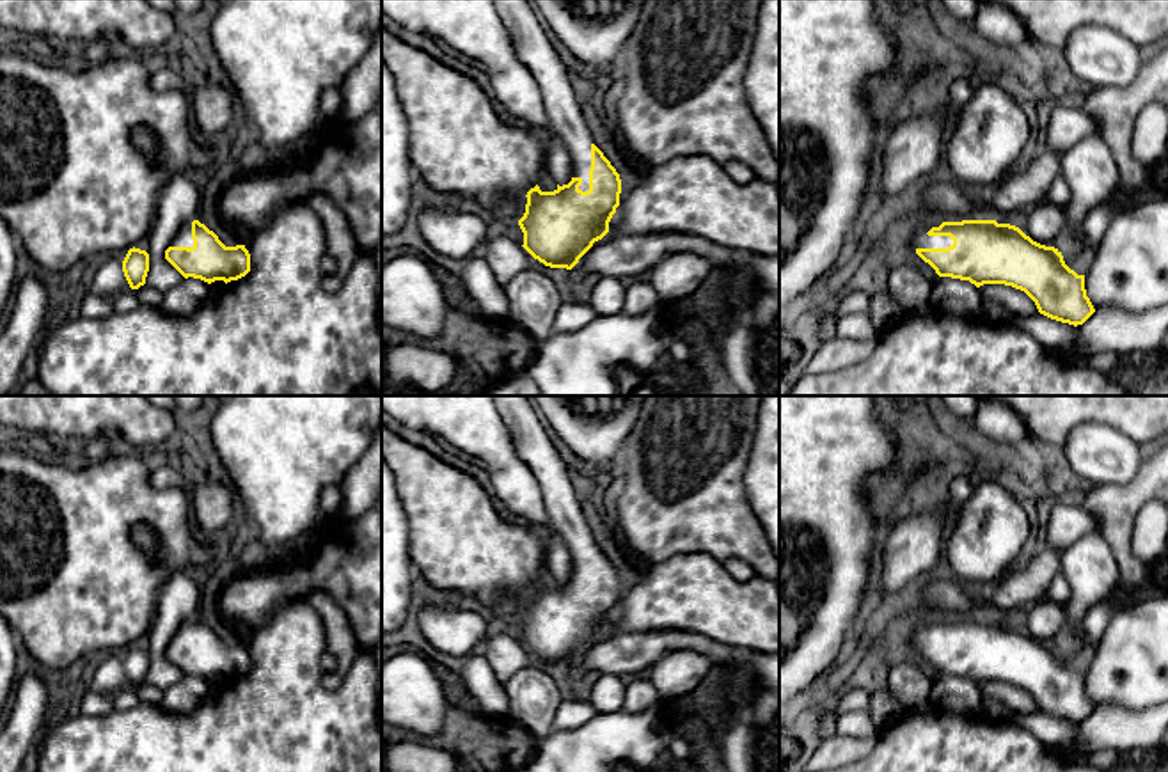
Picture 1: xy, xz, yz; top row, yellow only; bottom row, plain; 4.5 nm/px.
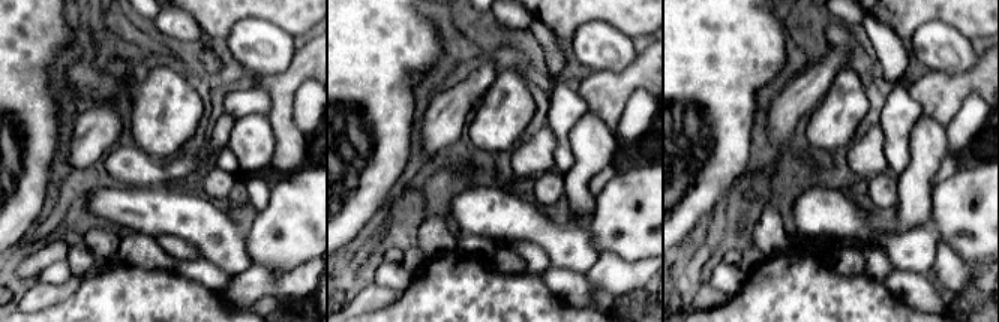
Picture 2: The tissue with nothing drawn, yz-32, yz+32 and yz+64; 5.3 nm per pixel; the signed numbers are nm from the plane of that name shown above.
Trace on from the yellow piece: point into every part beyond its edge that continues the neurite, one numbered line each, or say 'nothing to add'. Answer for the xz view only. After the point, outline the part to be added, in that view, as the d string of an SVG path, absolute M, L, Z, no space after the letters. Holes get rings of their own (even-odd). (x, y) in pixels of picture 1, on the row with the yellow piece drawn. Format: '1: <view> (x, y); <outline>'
1: xz (529, 36); M495 0L495 11L511 37L517 57L527 66L541 89L548 117L547 131L566 146L572 158L572 177L580 177L582 185L579 190L588 192L593 137L580 110L582 91L579 89L579 82L570 75L557 55L548 37L548 28L531 0Z

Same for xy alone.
1: xy (183, 238); M186 222L174 236L170 247L193 247L192 222Z

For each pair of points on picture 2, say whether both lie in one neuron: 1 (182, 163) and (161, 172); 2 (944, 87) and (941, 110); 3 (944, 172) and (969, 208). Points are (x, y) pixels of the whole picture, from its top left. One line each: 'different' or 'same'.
1: same
2: same
3: different

